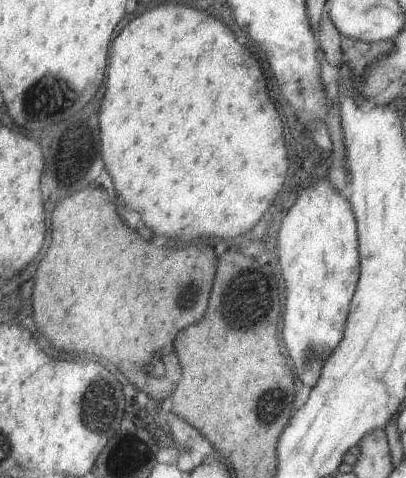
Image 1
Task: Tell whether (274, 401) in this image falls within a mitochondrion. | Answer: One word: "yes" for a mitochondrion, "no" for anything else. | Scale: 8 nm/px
yes

